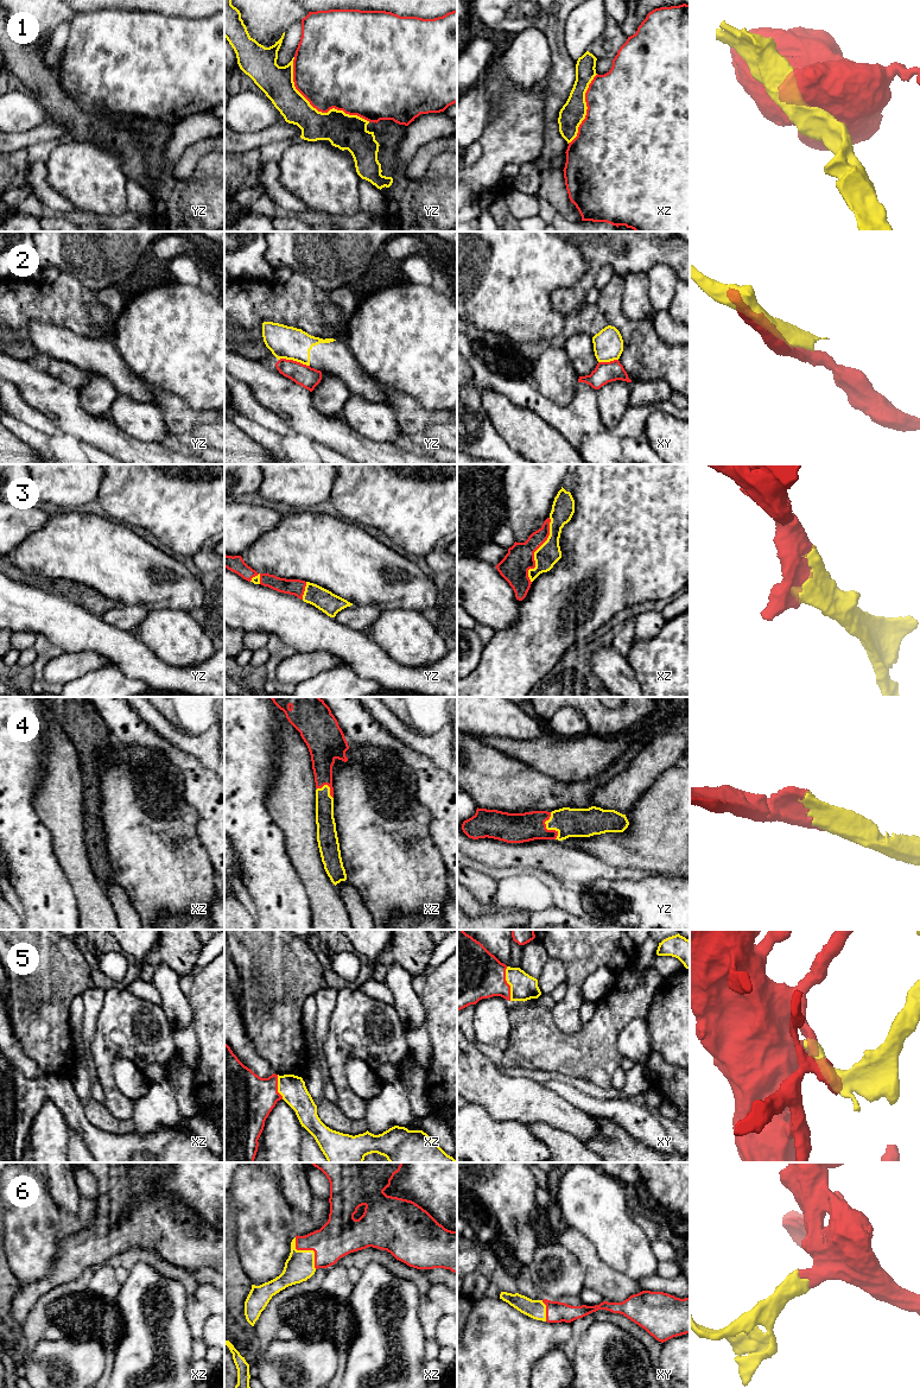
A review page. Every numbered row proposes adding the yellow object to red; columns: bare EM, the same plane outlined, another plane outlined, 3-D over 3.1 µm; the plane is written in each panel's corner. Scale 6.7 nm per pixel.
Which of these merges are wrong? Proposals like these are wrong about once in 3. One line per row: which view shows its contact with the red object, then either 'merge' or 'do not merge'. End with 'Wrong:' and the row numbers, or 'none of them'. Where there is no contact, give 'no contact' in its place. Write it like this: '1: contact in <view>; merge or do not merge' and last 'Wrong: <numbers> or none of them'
1: contact in yz; do not merge
2: contact in yz; do not merge
3: contact in xz; merge
4: contact in yz; merge
5: contact in xy; merge
6: contact in xz; merge
Wrong: 1, 2

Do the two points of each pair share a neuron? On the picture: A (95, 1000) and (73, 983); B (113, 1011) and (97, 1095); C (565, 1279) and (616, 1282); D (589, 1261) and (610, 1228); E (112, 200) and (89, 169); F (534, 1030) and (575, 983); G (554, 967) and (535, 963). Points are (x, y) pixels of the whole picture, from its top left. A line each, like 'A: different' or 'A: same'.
A: different
B: different
C: different
D: different
E: same
F: different
G: different

